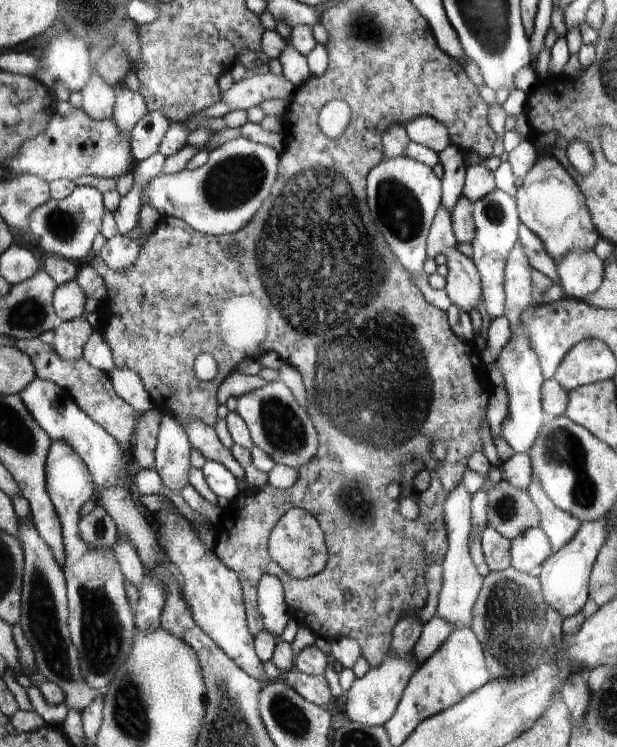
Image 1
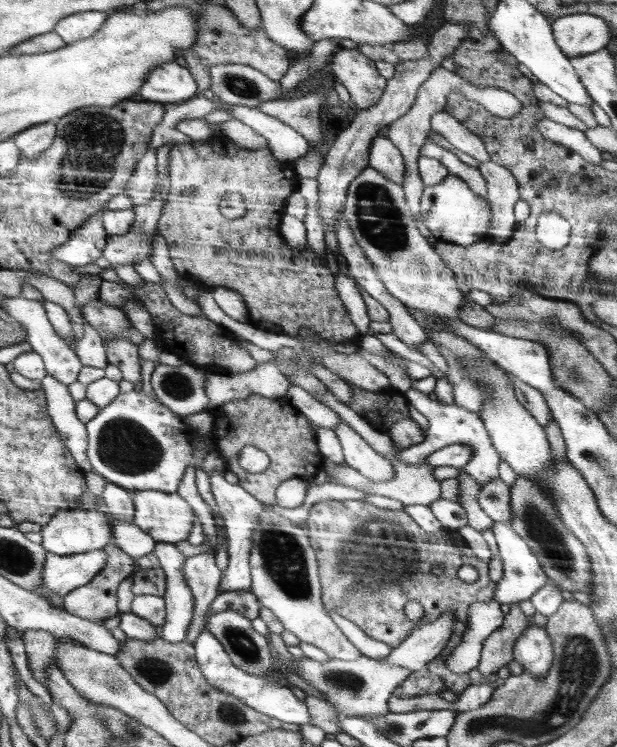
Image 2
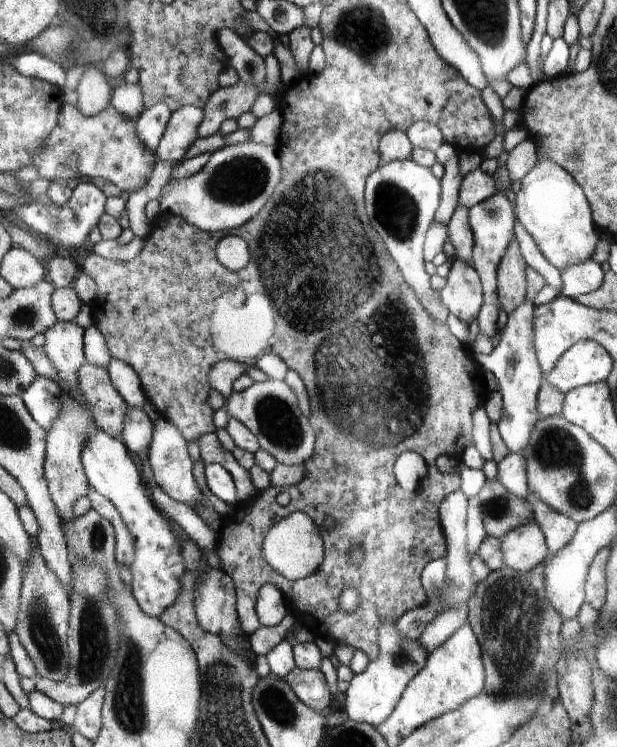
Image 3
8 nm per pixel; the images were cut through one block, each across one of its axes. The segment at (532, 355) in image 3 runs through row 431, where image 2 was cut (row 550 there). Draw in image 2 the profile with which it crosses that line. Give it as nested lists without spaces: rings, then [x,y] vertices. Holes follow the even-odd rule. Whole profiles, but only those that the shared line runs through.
[[[496,522],[491,529],[494,533],[499,557],[503,564],[503,575],[501,580],[497,583],[495,588],[495,596],[493,597],[496,602],[502,604],[516,604],[516,602],[527,605],[528,600],[544,586],[550,583],[548,575],[544,573],[540,560],[536,554],[532,552],[530,546],[526,541],[514,532],[509,525]]]

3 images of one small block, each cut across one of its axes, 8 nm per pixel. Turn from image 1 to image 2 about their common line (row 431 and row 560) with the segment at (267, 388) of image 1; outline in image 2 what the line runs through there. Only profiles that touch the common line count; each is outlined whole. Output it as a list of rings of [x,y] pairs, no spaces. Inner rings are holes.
[[[270,510],[262,512],[259,515],[256,527],[252,530],[252,550],[250,551],[249,564],[251,570],[251,593],[257,597],[261,606],[269,608],[274,613],[274,616],[282,623],[284,629],[292,632],[302,642],[317,646],[332,659],[350,661],[363,656],[360,650],[336,626],[336,623],[321,602],[318,562],[314,549],[310,546],[305,526],[294,525],[286,518]]]

